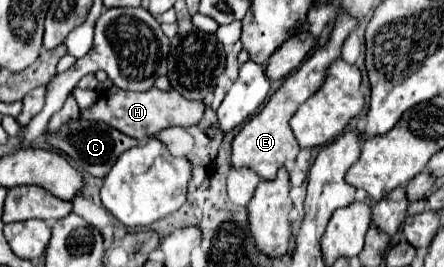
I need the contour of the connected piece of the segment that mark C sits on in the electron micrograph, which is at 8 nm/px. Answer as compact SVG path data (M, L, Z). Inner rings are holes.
M83 118L79 120L71 120L67 124L63 124L57 132L47 132L45 134L45 142L53 148L53 150L59 150L63 156L67 156L71 162L79 164L83 170L87 170L89 174L93 176L99 176L103 178L115 164L115 160L129 148L137 146L139 142L131 136L125 136L123 132L103 124L103 122L87 122ZM73 132L75 132L75 138L73 138Z

